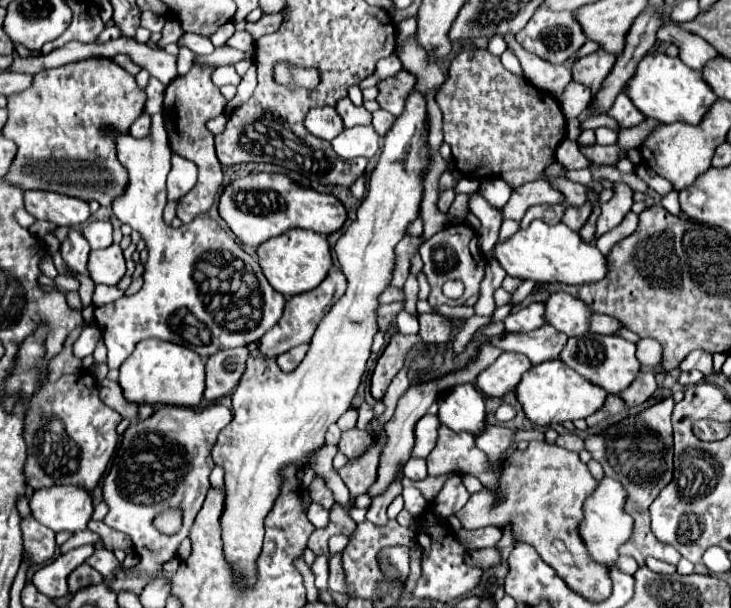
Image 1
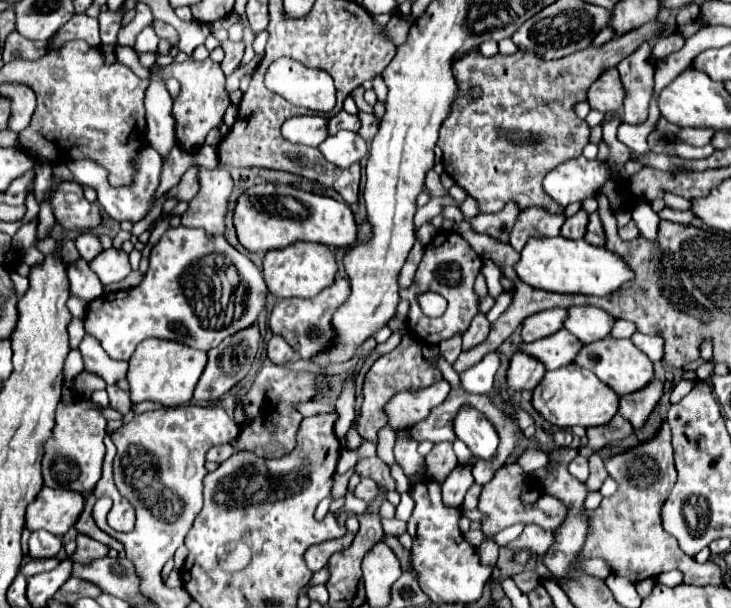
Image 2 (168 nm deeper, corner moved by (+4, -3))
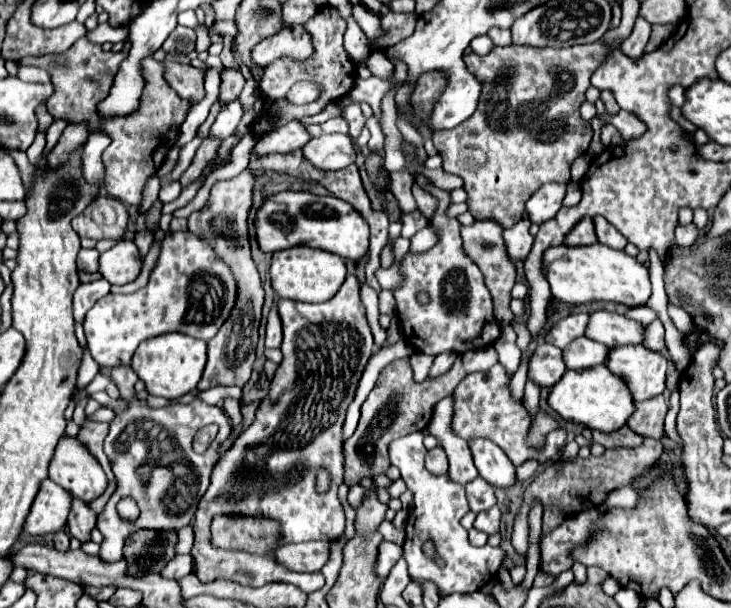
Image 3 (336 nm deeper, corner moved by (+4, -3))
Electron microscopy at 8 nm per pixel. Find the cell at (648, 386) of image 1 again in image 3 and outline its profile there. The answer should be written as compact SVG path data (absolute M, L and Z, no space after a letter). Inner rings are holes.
M660 394L658 398L634 402L634 404L636 404L636 410L628 418L626 424L644 438L648 436L648 438L660 440L664 436L664 416L666 416L666 410L668 410L664 396Z

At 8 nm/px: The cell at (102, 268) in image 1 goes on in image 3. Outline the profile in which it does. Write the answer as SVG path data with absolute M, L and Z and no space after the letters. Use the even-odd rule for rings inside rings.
M132 240L120 242L114 248L100 254L100 274L110 284L128 284L132 282L140 270L142 262L138 258L138 248Z

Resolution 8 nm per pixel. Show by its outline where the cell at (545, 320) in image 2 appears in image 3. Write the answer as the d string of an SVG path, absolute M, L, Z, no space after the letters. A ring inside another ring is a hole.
M576 312L576 314L570 314L562 320L558 320L544 336L546 342L558 346L558 348L564 348L566 344L570 344L574 338L582 336L584 334L584 328L586 328L586 322L588 322L588 312Z

